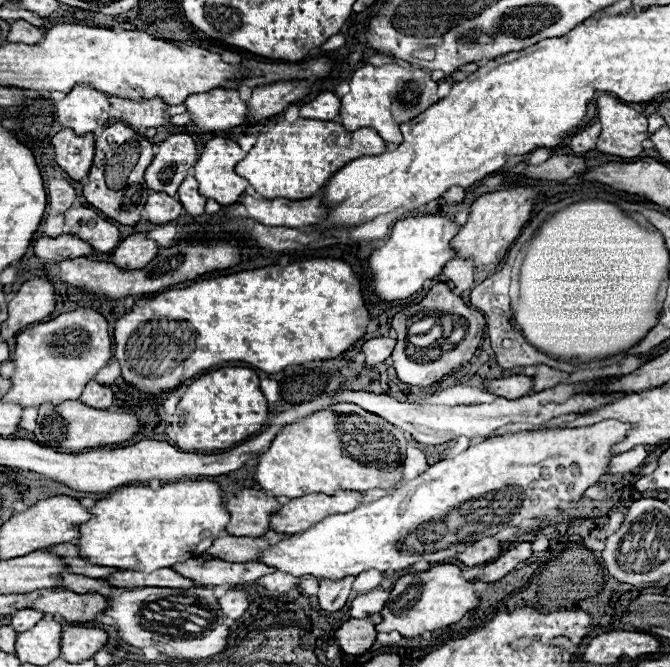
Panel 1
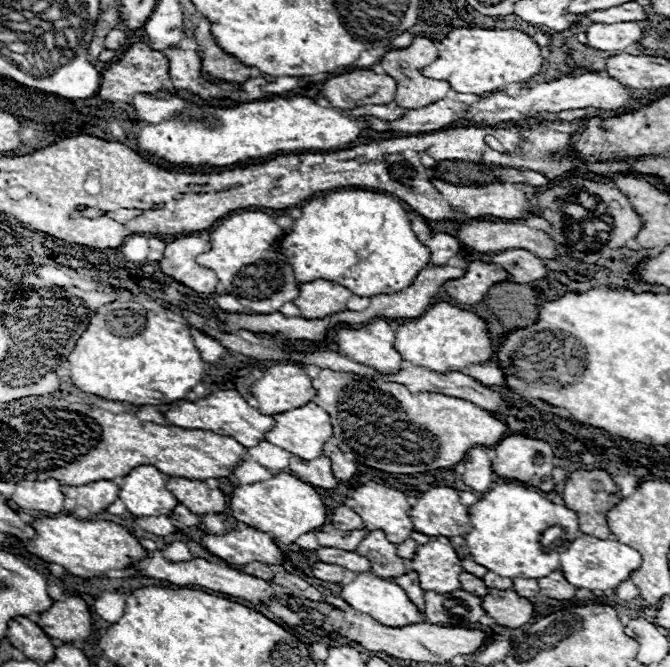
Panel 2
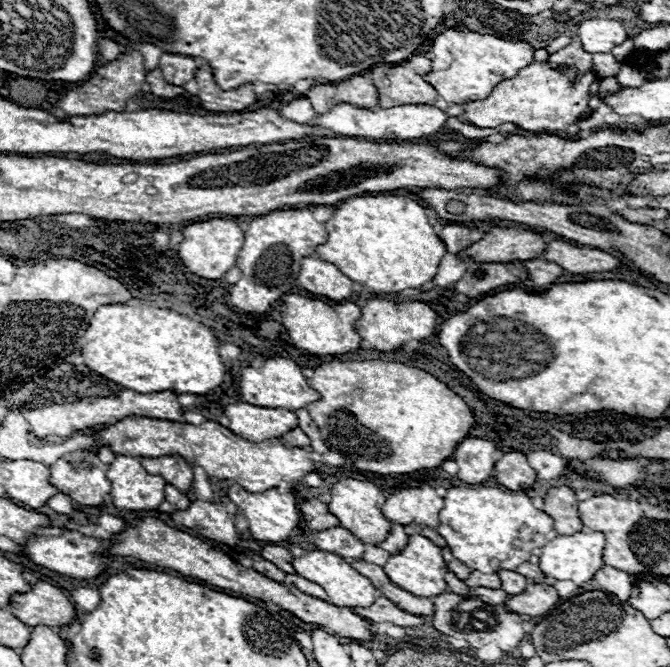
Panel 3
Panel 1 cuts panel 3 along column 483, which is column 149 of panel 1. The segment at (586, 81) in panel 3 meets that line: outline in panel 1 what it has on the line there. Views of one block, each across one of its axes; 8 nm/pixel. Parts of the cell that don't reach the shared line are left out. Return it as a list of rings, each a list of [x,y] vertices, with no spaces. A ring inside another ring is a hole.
[[[110,96],[110,104],[116,110],[118,118],[132,128],[158,128],[170,122],[170,116],[164,114],[166,104],[162,104],[156,98],[134,102],[134,100]]]

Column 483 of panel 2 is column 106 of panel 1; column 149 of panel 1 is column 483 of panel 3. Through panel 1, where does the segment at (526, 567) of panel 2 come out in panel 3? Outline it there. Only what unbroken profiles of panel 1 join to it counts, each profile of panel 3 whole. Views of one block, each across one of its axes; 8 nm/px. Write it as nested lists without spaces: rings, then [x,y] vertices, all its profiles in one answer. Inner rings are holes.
[[[498,486],[450,488],[444,496],[444,508],[436,532],[446,540],[460,562],[468,564],[472,570],[480,568],[480,572],[498,572],[500,568],[516,570],[524,560],[530,560],[538,540],[548,542],[552,536],[558,536],[552,516],[538,510],[526,494],[514,494]]]

